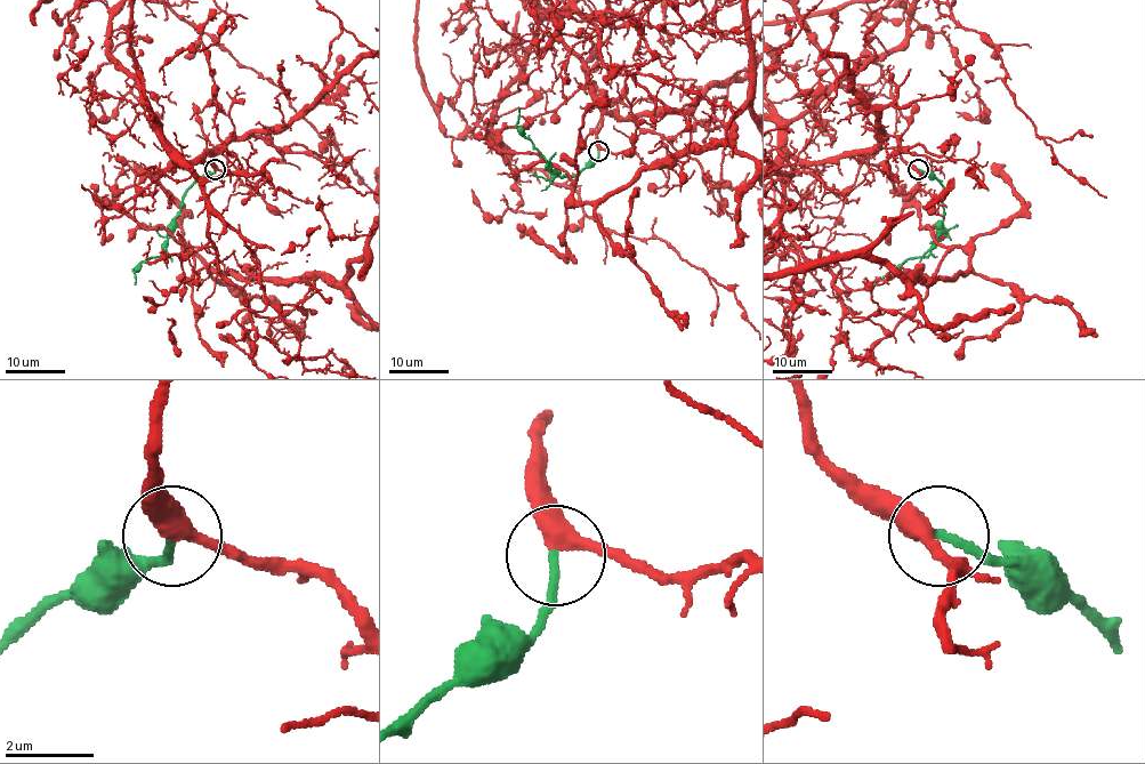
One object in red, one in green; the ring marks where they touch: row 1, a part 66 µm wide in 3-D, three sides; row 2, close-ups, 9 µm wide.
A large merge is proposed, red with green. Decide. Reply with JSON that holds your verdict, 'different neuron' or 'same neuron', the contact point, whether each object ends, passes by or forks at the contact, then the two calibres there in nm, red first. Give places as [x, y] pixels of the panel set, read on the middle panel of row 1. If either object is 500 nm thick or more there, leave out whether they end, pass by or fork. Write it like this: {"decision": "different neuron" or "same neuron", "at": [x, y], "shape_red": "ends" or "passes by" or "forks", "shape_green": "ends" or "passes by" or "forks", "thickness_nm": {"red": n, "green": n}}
{"decision": "same neuron", "at": [598, 151], "shape_red": "passes by", "shape_green": "ends", "thickness_nm": {"red": 380, "green": 190}}

